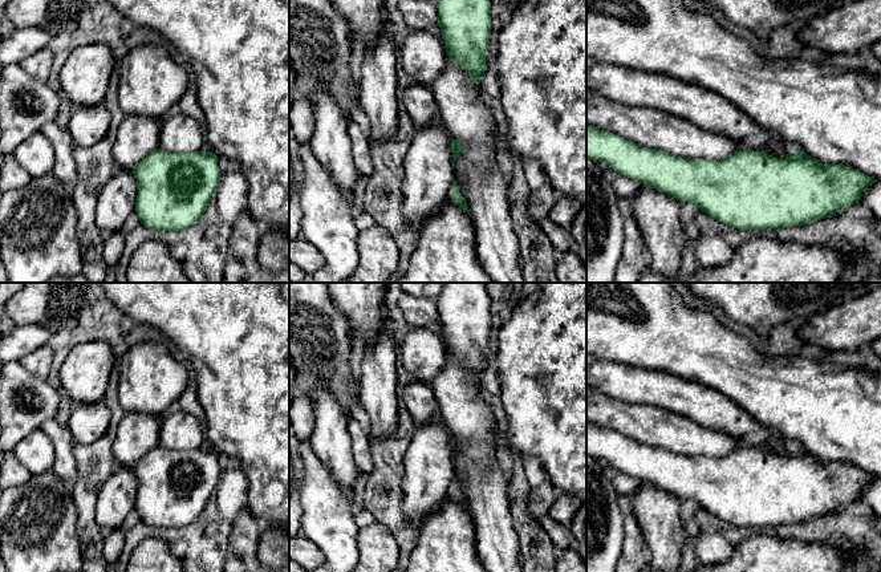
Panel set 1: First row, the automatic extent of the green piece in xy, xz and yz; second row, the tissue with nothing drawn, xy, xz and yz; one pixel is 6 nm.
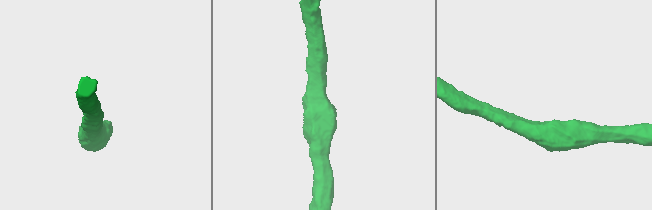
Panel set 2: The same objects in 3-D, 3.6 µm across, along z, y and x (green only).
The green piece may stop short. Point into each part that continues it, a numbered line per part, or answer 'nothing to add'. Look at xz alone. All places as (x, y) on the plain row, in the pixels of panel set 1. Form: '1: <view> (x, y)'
nothing to add

